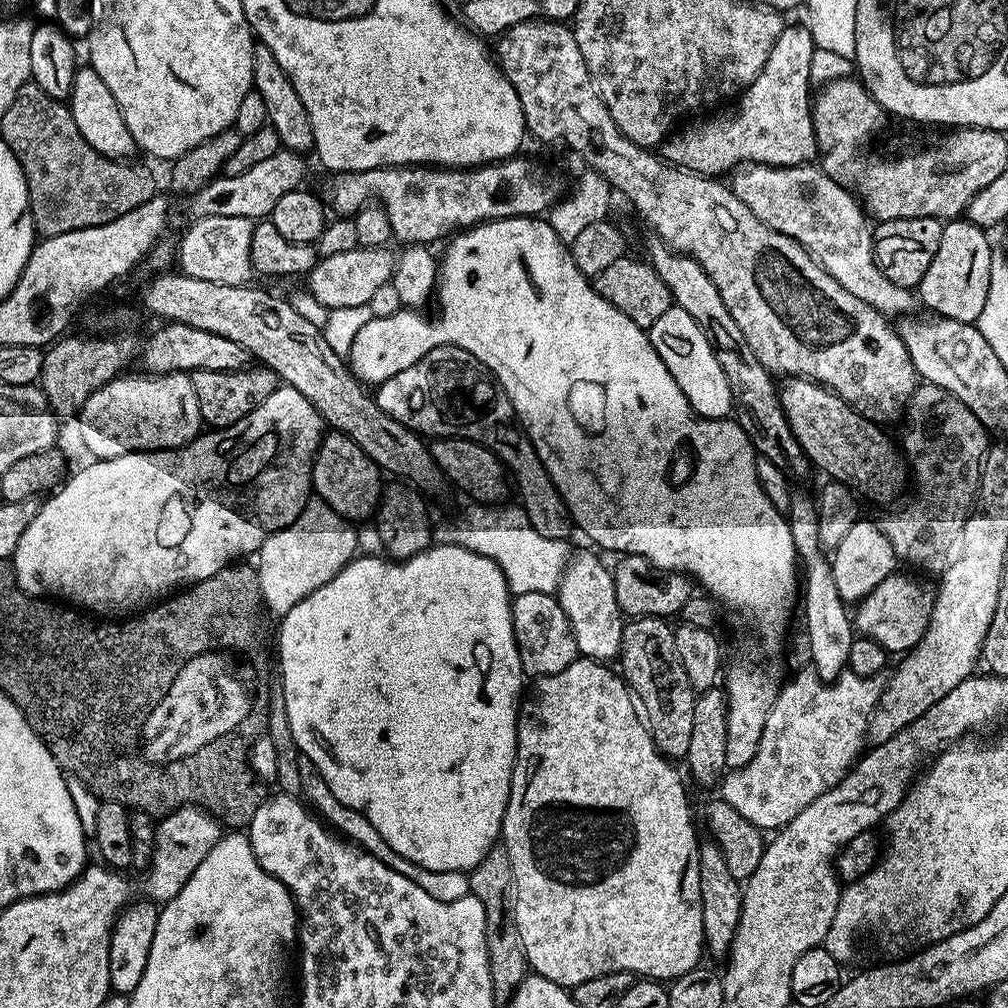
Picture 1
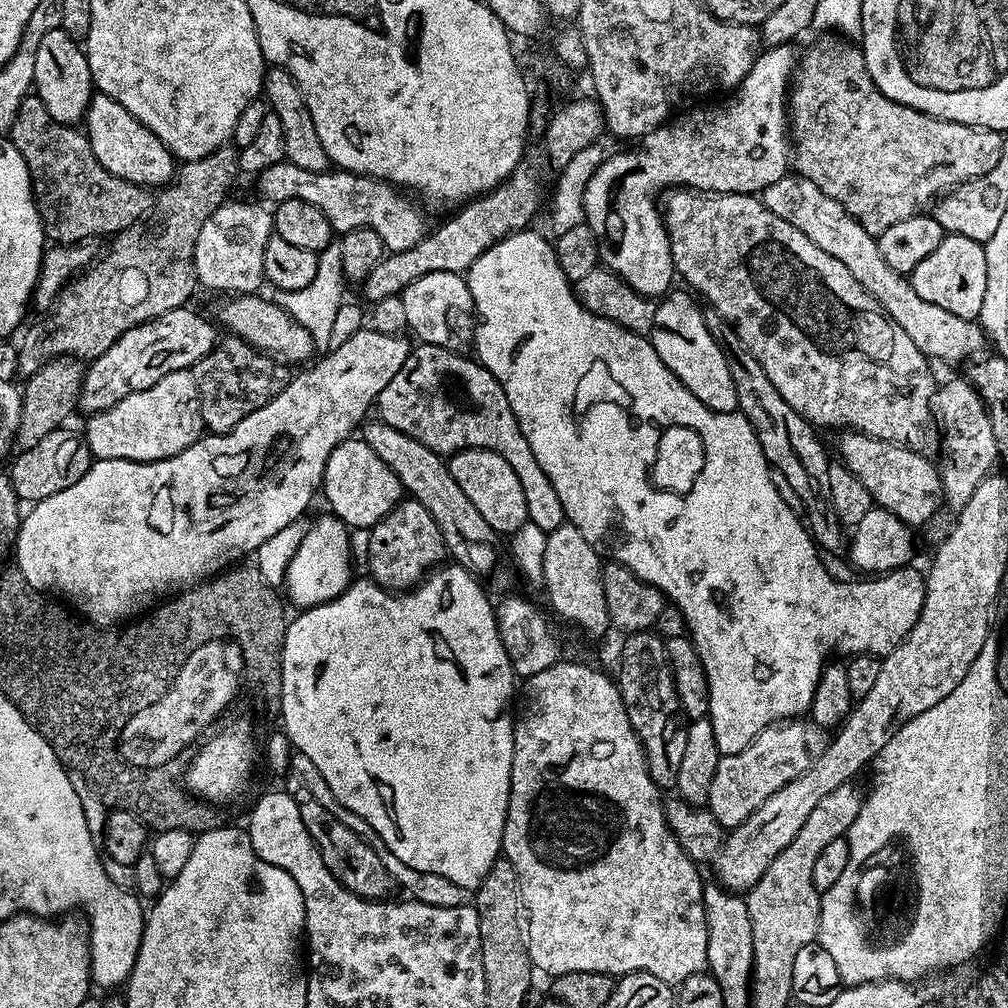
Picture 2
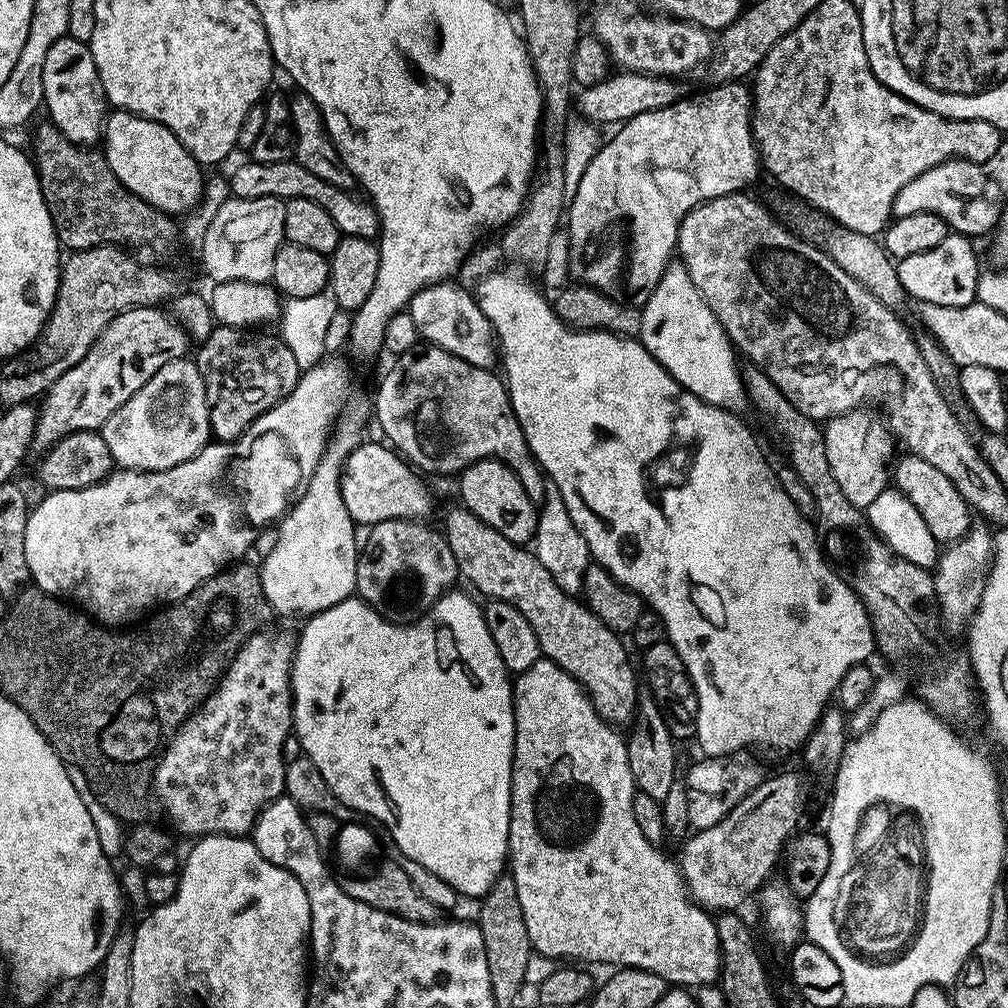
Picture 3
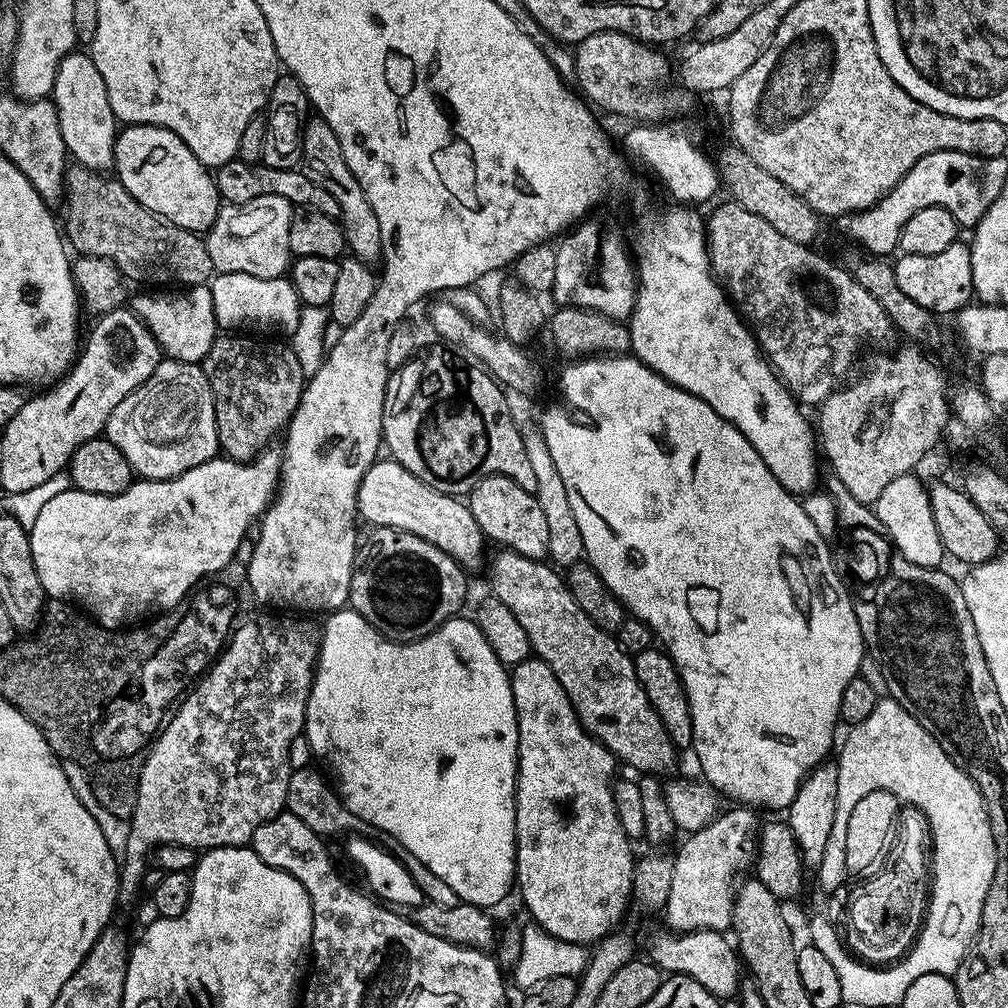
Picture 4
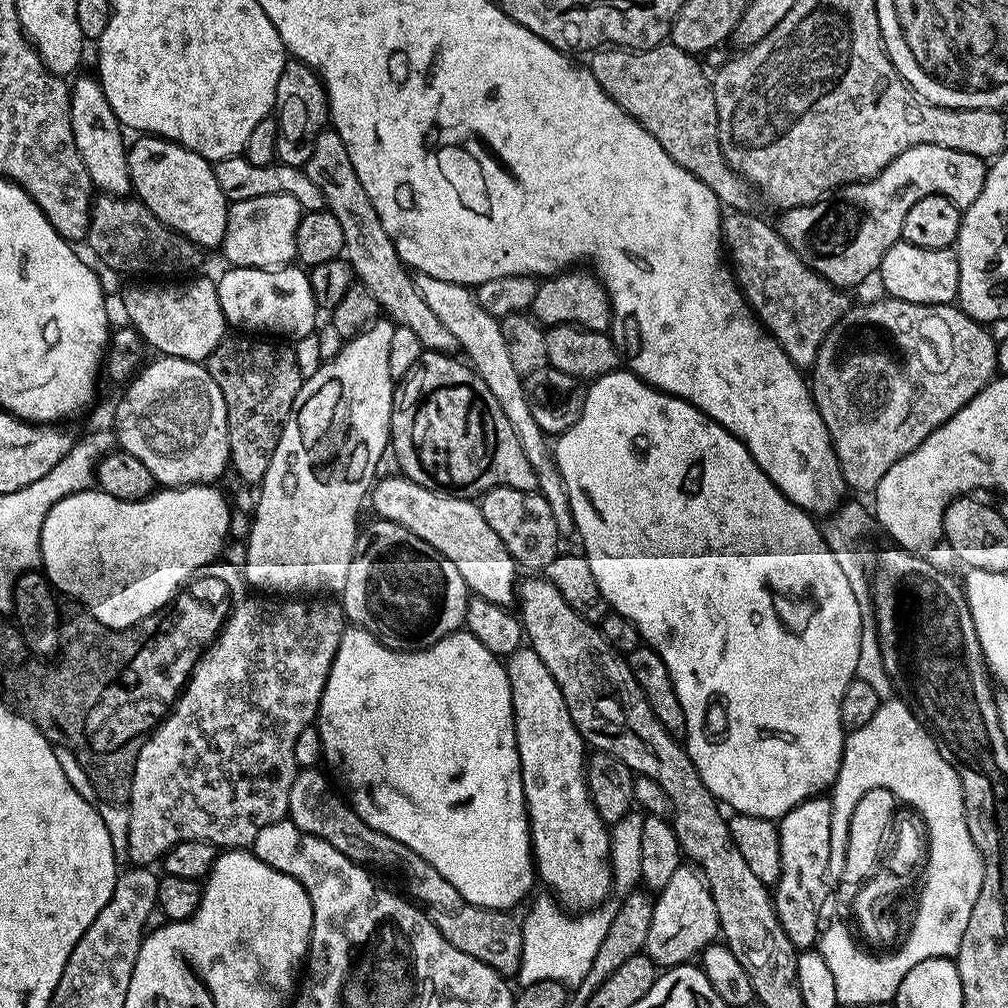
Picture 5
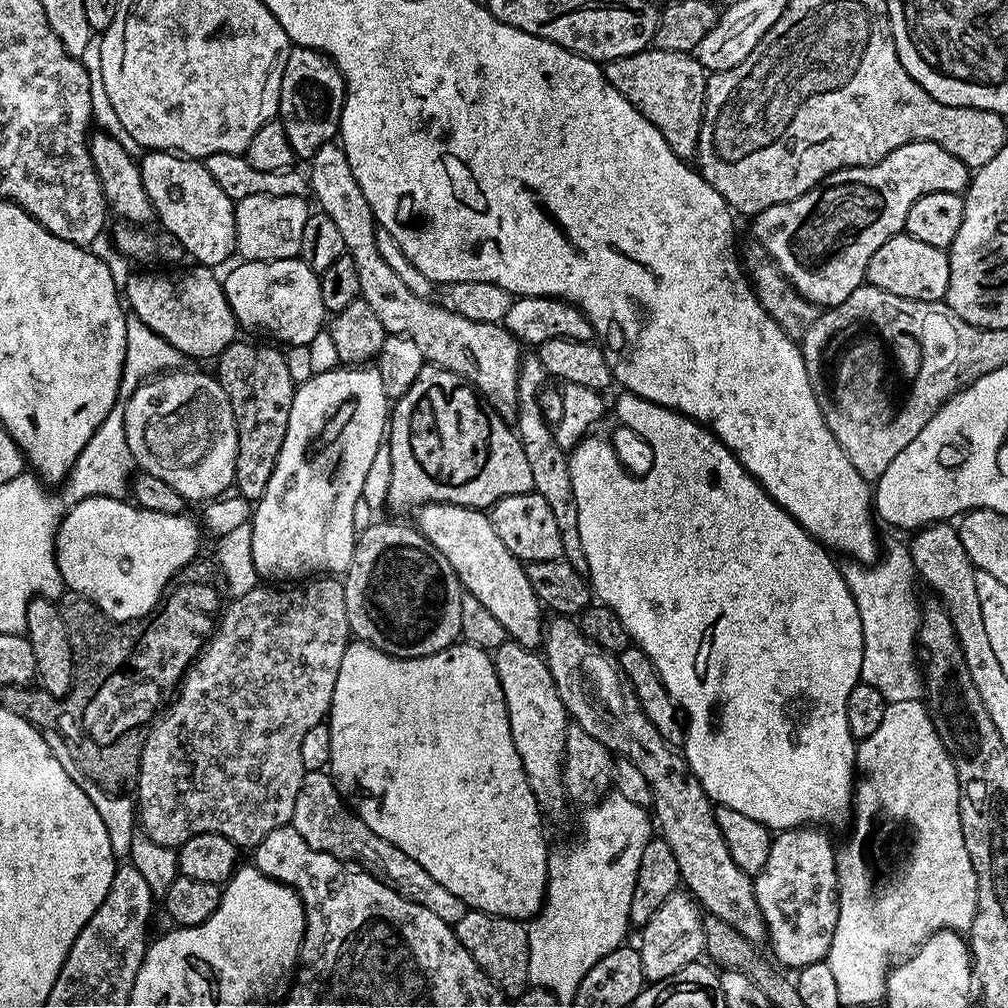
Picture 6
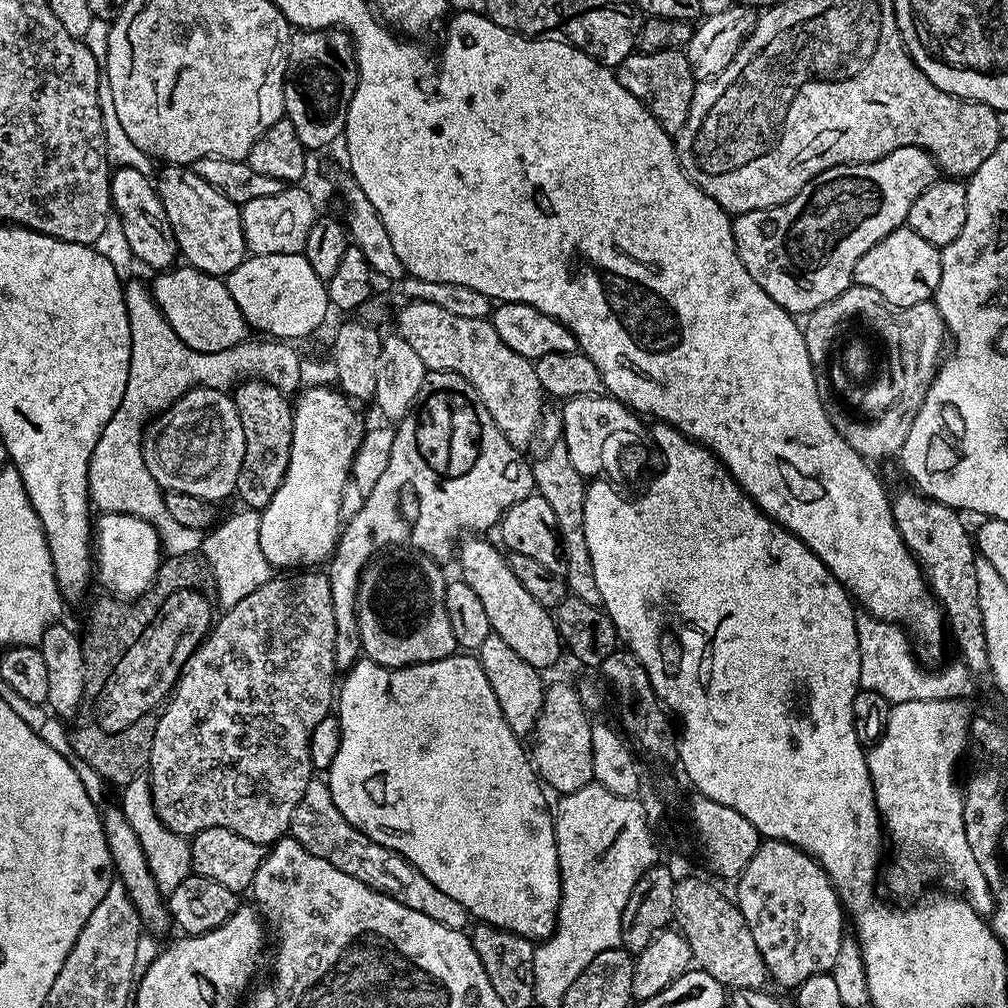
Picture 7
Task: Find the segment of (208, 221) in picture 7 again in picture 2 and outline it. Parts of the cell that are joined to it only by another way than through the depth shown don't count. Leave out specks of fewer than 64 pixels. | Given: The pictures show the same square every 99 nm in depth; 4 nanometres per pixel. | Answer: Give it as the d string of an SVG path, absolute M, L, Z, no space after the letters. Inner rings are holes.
M96 92L92 97L88 113L82 121L90 146L94 150L94 158L110 170L110 174L118 174L118 178L126 178L126 182L140 184L149 190L159 189L176 175L178 161L170 149L164 145L130 110L126 110L114 98L105 92Z

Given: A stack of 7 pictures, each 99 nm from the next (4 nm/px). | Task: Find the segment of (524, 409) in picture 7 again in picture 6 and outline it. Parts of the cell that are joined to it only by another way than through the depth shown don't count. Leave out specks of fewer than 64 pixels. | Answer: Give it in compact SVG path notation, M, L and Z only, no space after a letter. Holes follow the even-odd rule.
M339 143L323 144L314 154L310 161L310 167L306 175L310 185L311 195L316 195L319 211L326 213L338 226L342 234L342 242L347 256L354 258L354 266L358 266L358 286L362 299L374 310L374 315L382 321L382 326L393 336L405 336L412 339L422 350L425 361L430 364L437 364L440 368L450 370L453 374L463 376L467 383L471 384L477 393L482 394L499 415L505 418L515 417L516 414L516 391L518 390L518 374L520 373L520 361L522 359L522 345L507 328L500 324L483 324L482 322L470 322L470 318L462 318L457 312L440 302L423 300L418 294L411 292L386 266L382 254L378 254L378 225L376 215L372 213L370 202L362 194L358 187L358 181L354 178L354 170L350 170L350 162L346 158L344 149Z

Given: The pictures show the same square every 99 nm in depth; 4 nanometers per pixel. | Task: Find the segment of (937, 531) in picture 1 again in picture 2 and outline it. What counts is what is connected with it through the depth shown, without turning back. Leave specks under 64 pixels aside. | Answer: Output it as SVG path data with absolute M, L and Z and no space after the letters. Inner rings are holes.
M967 379L948 380L939 385L932 394L932 411L942 437L942 452L948 457L939 461L940 484L944 488L943 503L959 510L970 502L970 494L982 482L984 476L993 471L998 464L998 446L994 438L994 426L990 426L988 409L984 400L976 393Z

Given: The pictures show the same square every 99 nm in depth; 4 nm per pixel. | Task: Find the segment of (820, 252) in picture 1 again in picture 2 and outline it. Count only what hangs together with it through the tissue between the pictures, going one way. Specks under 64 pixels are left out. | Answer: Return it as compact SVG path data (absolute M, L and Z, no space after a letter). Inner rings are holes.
M789 174L767 188L762 199L770 211L778 214L778 218L786 218L786 222L798 226L798 230L802 230L810 242L822 246L826 254L838 258L838 262L842 262L842 266L846 266L856 281L879 302L881 310L898 322L898 326L902 326L910 338L914 338L914 346L918 346L929 361L945 360L948 364L956 364L959 360L967 361L985 351L984 330L976 320L958 318L958 314L950 314L950 310L942 310L942 306L934 306L934 302L922 302L922 298L914 294L911 279L905 273L886 266L876 245L876 237L862 230L860 223L842 206L838 206L830 194L822 194L814 182Z

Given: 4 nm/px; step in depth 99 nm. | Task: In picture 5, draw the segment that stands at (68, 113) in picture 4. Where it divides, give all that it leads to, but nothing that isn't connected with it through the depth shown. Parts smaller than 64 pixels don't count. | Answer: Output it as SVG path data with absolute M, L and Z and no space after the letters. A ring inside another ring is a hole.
M95 75L79 76L70 84L70 126L74 130L74 146L78 146L78 154L82 154L82 166L86 166L86 174L90 174L93 189L109 196L128 196L132 192L132 179L128 165L129 145L126 140L124 144L125 129L114 110L110 110L99 79Z

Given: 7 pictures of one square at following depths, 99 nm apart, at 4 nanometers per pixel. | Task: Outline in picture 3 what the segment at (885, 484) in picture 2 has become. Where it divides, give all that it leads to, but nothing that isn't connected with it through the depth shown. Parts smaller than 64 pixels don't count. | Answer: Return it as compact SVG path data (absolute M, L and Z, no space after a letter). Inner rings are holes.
M904 454L900 461L899 459L895 461L894 488L895 491L905 493L908 501L918 510L918 514L922 514L922 522L926 522L937 545L947 546L953 544L955 540L960 540L973 523L973 513L960 491L954 486L954 482L950 482L950 478L942 474L942 470L930 466L930 462L922 462L922 458Z

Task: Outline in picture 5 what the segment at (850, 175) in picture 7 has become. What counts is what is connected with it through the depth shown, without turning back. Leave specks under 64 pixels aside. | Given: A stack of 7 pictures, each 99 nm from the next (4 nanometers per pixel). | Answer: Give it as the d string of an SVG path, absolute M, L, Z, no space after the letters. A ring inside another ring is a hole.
M919 144L898 154L873 180L844 185L844 200L831 204L831 199L825 198L817 204L781 211L778 231L790 250L826 278L826 282L836 288L853 290L879 269L886 250L900 239L902 221L914 202L922 202L927 196L945 196L963 210L982 194L987 173L988 164L980 156L946 146Z

